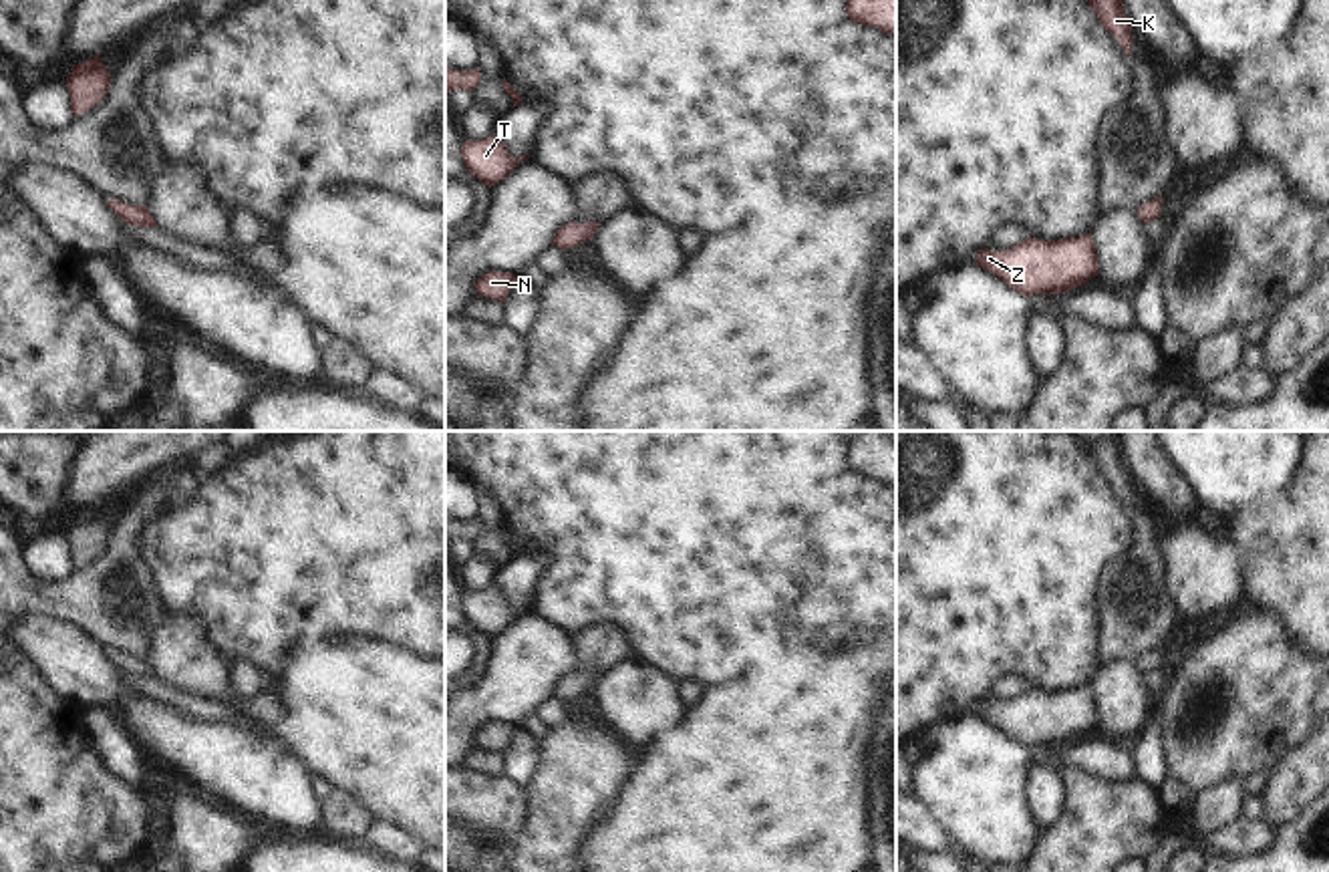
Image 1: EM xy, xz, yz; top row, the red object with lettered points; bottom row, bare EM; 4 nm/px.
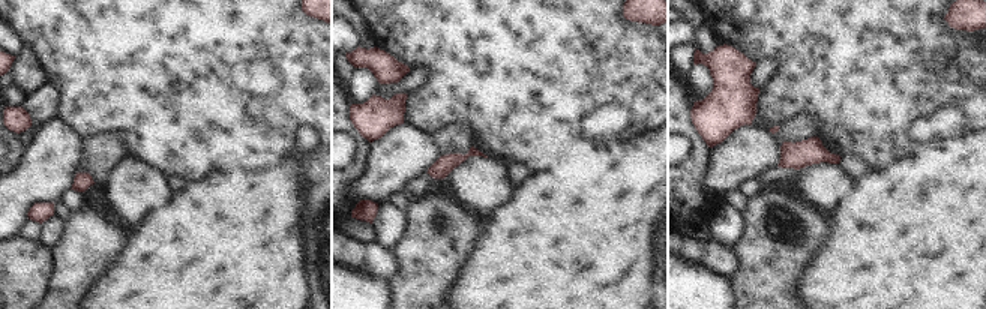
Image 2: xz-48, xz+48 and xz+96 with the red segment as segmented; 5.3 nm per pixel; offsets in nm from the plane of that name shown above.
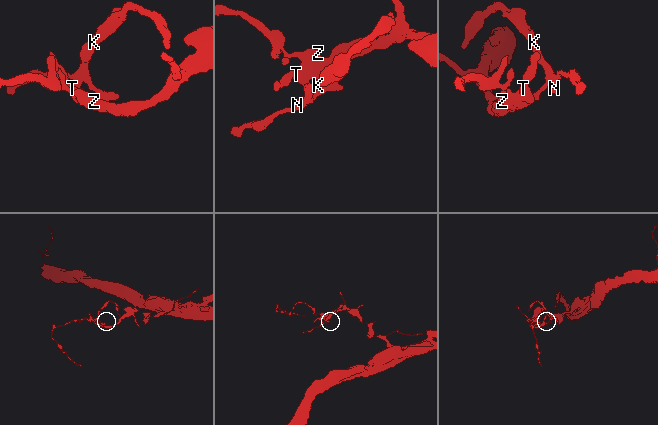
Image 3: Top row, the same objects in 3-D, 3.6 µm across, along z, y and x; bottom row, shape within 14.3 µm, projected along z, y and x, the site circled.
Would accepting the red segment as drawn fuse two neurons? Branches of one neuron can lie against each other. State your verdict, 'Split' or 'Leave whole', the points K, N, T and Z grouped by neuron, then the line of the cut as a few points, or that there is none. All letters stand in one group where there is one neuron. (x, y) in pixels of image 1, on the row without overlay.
Leave whole. Groups: K N T Z. No split.

